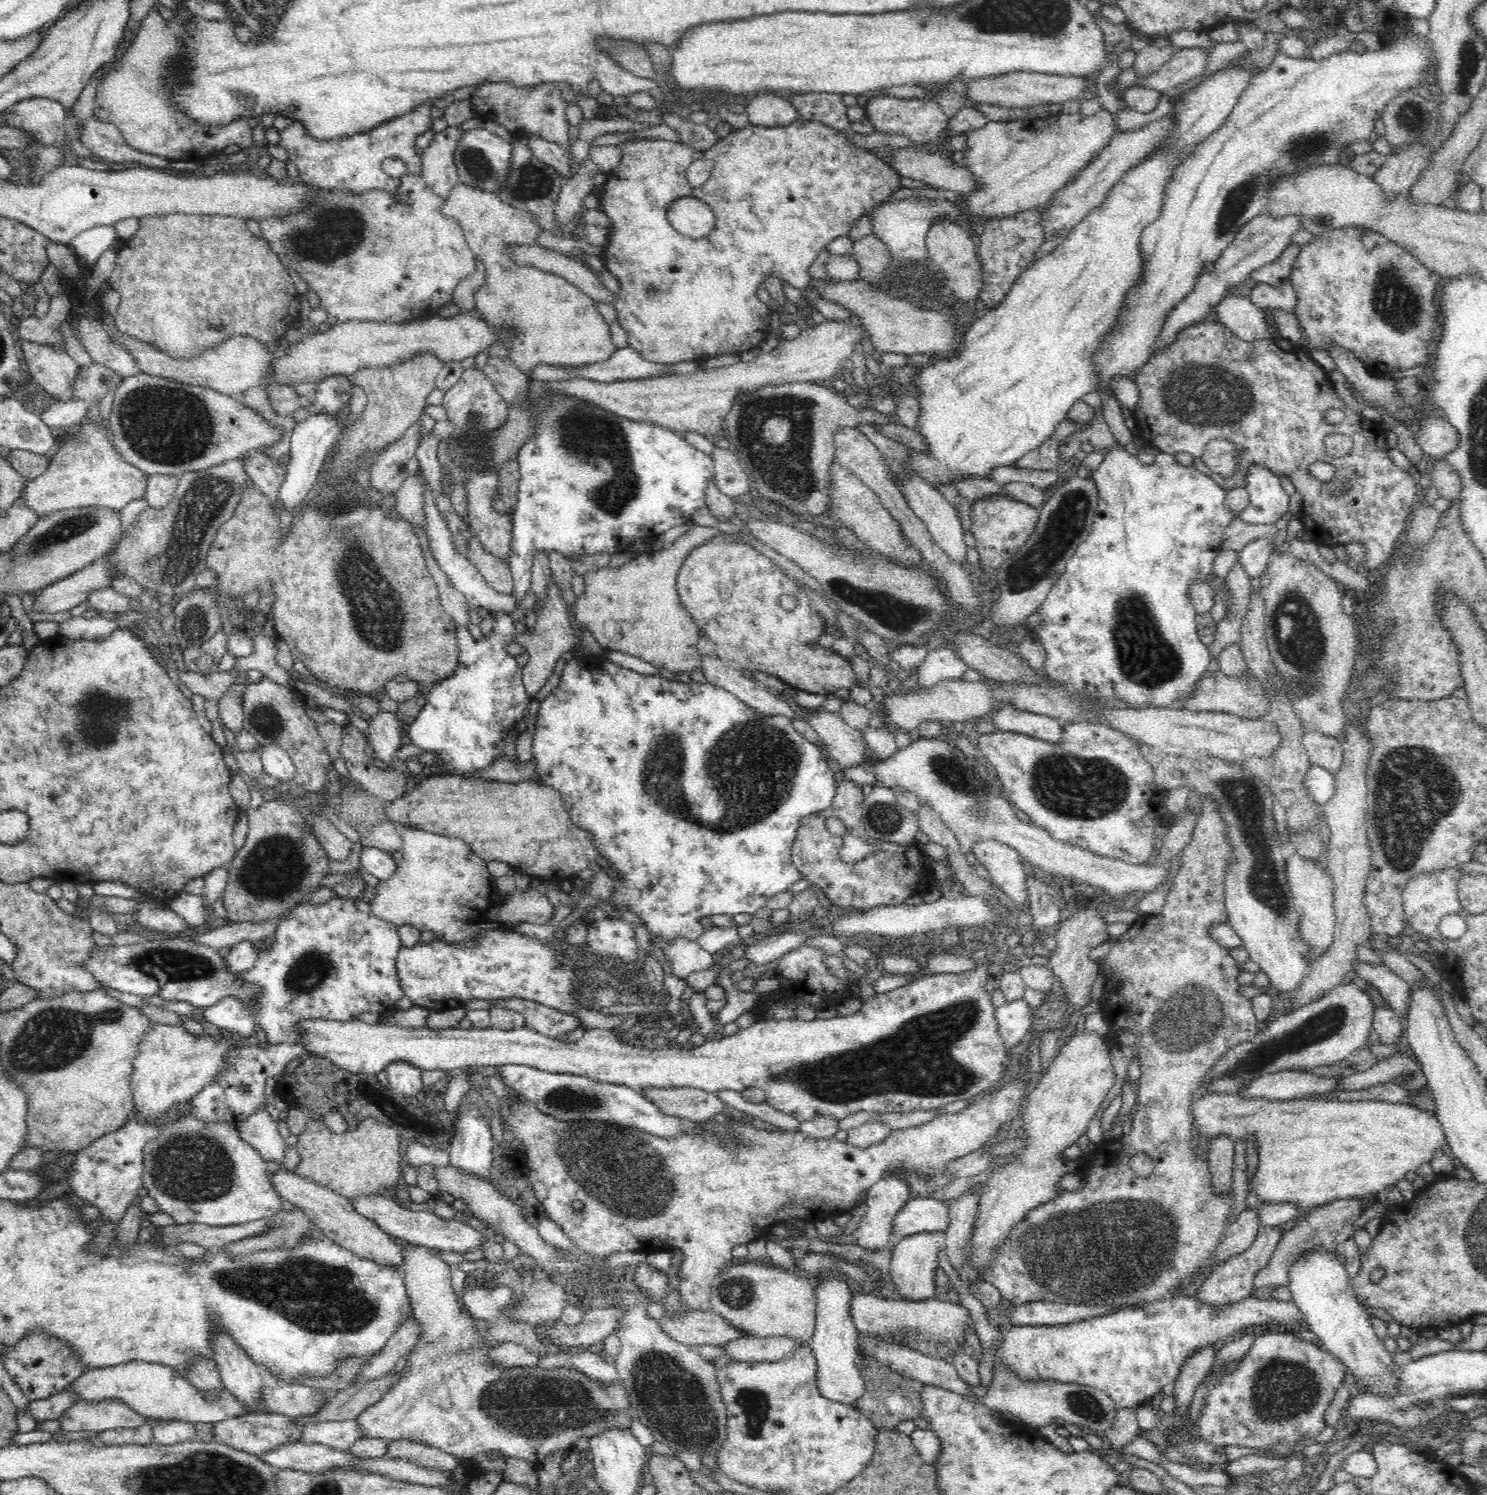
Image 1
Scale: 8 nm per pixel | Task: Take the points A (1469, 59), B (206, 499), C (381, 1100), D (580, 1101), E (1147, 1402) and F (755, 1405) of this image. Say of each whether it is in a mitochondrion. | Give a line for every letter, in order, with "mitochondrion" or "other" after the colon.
A: mitochondrion
B: mitochondrion
C: mitochondrion
D: mitochondrion
E: other
F: mitochondrion

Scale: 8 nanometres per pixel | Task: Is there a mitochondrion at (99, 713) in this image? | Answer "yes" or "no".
yes

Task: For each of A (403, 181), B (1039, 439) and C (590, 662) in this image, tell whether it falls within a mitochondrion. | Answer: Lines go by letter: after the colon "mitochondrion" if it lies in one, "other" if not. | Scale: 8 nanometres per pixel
A: other
B: other
C: other

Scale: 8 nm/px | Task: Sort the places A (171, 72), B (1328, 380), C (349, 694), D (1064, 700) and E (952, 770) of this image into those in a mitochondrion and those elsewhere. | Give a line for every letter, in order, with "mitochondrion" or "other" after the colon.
A: mitochondrion
B: other
C: other
D: other
E: mitochondrion

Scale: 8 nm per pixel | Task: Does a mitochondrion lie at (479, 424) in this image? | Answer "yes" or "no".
yes

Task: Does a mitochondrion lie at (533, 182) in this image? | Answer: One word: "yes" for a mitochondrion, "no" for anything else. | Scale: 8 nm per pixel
yes

